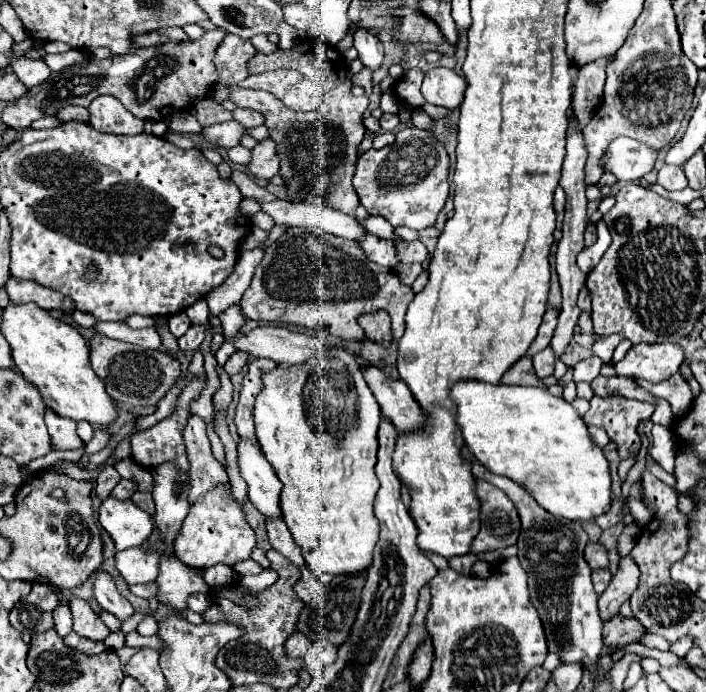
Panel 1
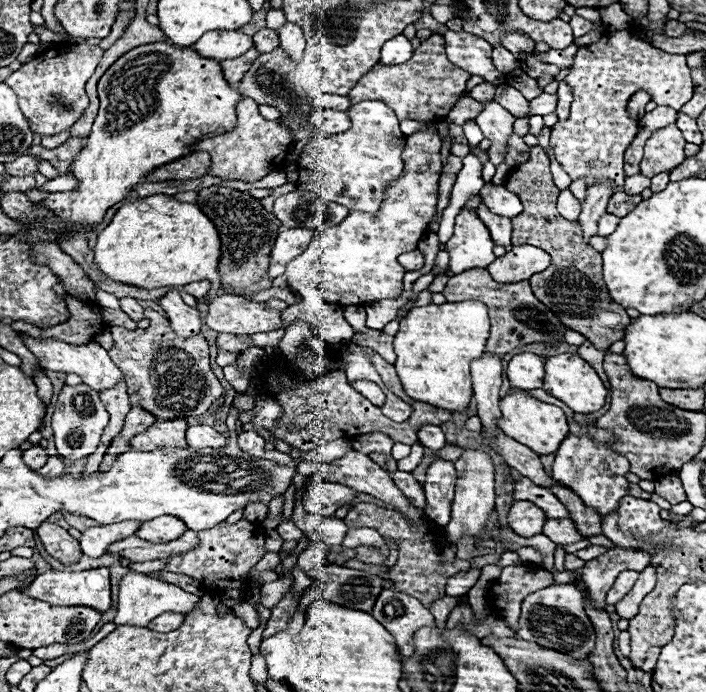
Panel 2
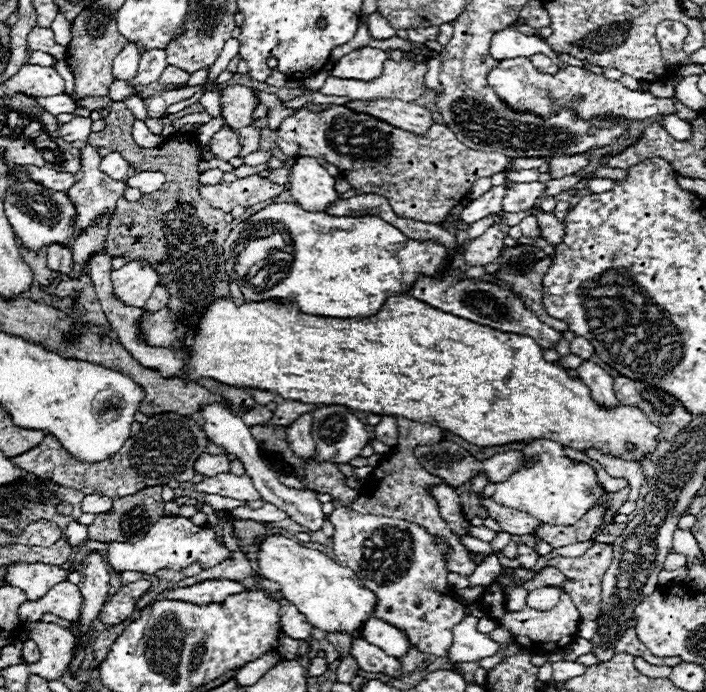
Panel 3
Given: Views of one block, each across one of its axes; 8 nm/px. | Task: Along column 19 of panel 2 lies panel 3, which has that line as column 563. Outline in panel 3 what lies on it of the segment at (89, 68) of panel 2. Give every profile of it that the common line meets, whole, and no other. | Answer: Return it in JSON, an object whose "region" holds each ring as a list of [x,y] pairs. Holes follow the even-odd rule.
{"region":[[[528,58],[504,60],[498,68],[494,68],[488,74],[488,84],[494,88],[494,92],[504,102],[508,102],[508,106],[516,108],[516,112],[534,110],[540,114],[550,114],[556,108],[552,98],[556,98],[562,104],[568,104],[574,94],[584,94],[586,100],[576,106],[582,118],[590,118],[590,116],[598,116],[598,114],[606,114],[606,112],[614,112],[616,116],[628,116],[628,120],[644,120],[644,118],[652,118],[658,114],[676,114],[676,106],[674,106],[672,98],[656,100],[650,92],[630,90],[630,88],[622,86],[622,82],[618,82],[618,80],[608,80],[604,76],[596,76],[596,74],[592,74],[584,68],[576,68],[576,66],[558,70],[558,74],[554,74],[554,76],[540,74]]]}

